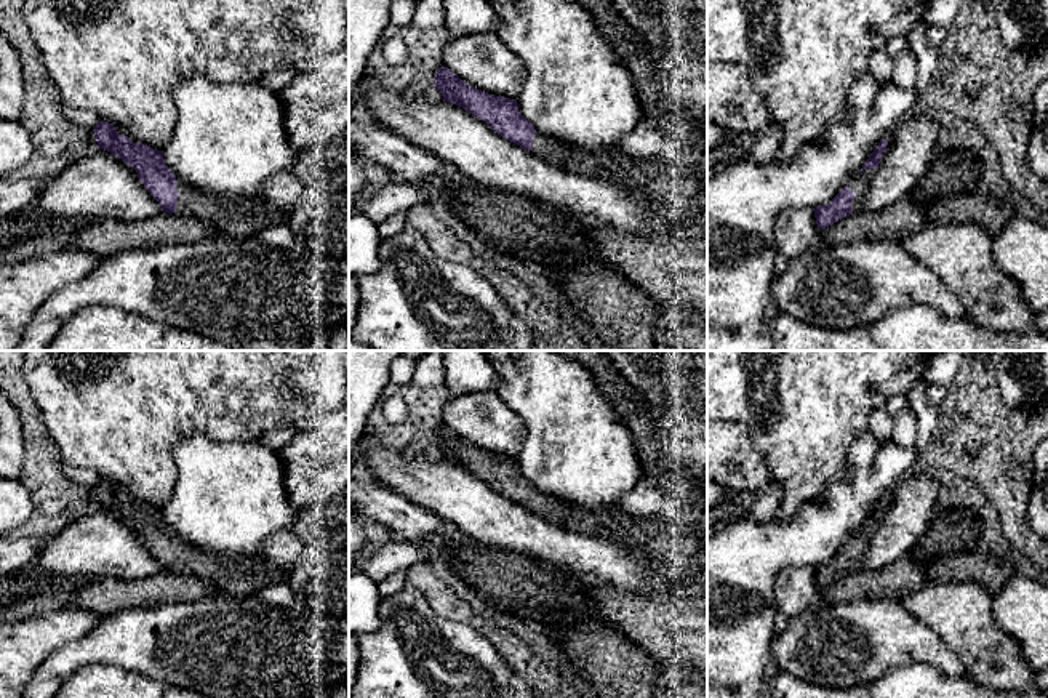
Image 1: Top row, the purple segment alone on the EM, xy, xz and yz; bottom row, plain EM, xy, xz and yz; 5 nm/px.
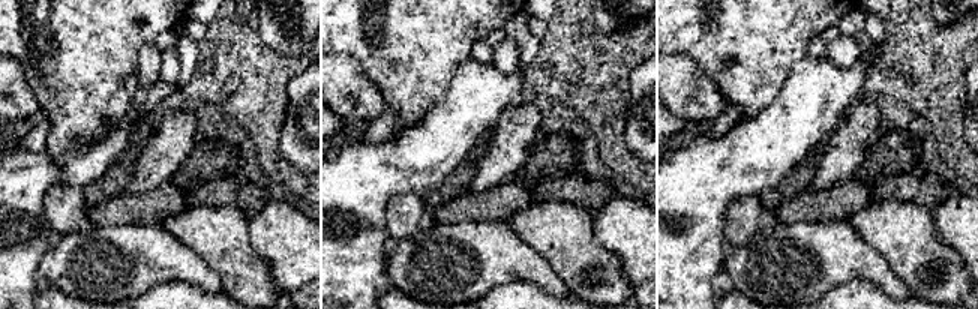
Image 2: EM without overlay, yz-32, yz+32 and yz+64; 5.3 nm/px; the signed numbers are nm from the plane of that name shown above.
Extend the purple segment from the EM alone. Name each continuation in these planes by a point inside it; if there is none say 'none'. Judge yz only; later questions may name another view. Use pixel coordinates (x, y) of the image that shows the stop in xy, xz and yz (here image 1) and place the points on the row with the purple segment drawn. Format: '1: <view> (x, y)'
1: yz (861, 181)

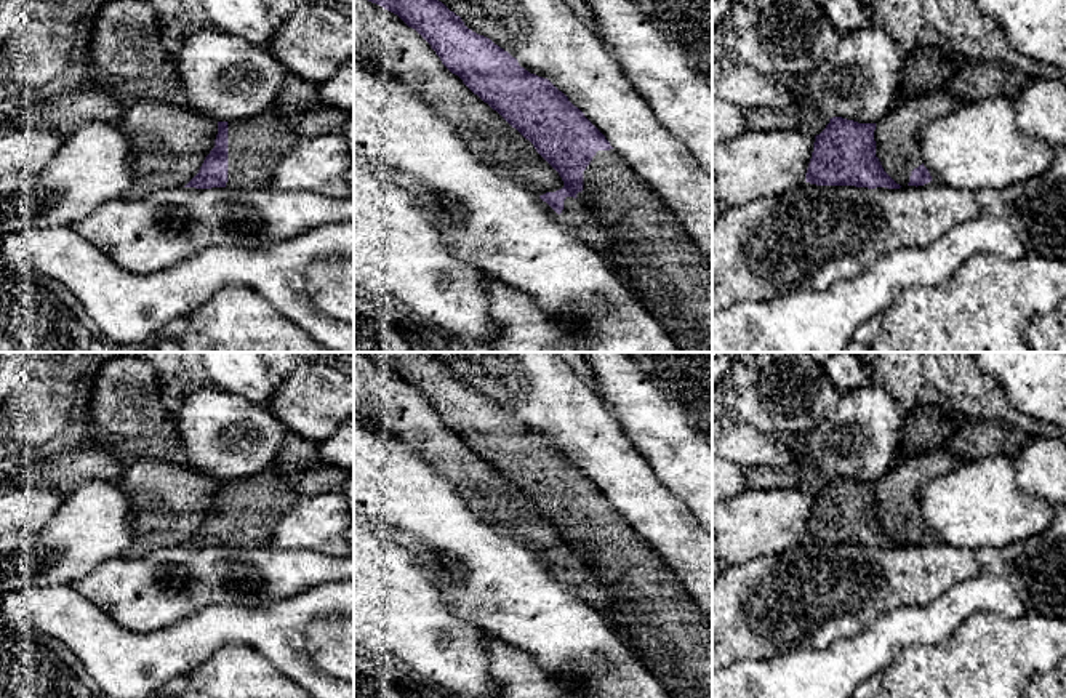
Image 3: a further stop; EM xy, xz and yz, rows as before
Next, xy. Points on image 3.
1: xy (255, 146)

